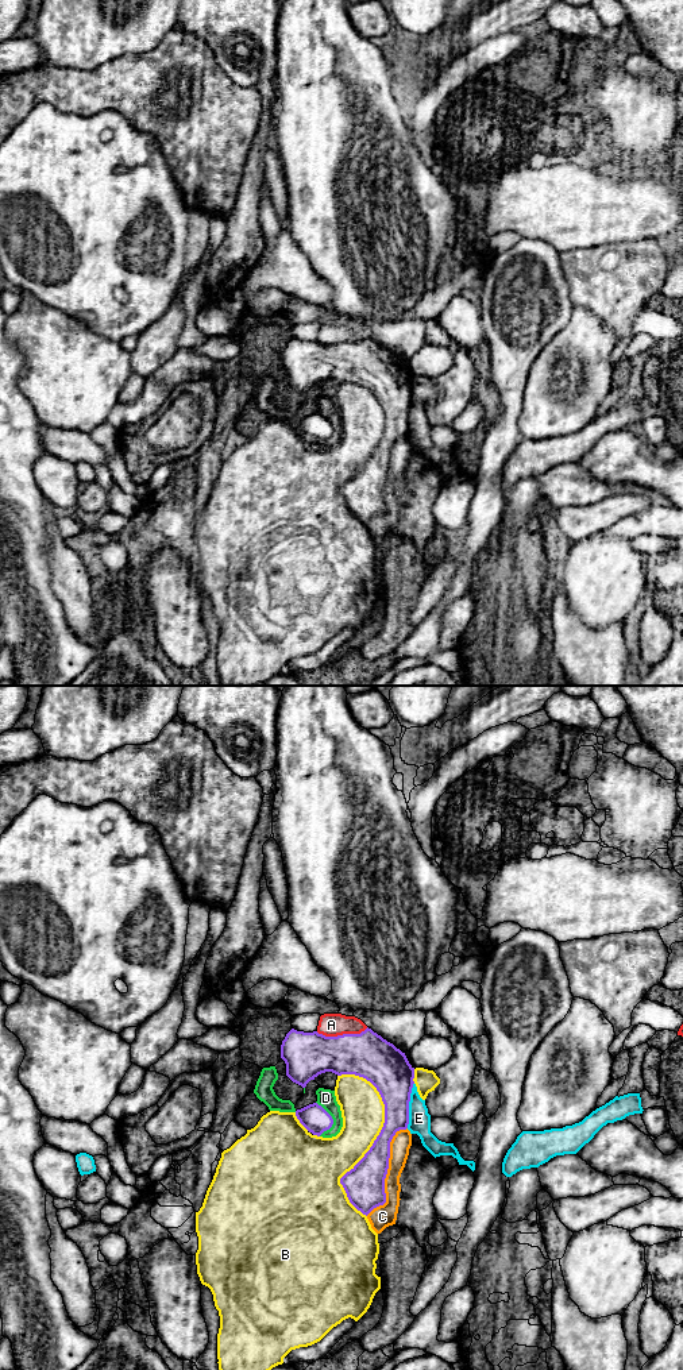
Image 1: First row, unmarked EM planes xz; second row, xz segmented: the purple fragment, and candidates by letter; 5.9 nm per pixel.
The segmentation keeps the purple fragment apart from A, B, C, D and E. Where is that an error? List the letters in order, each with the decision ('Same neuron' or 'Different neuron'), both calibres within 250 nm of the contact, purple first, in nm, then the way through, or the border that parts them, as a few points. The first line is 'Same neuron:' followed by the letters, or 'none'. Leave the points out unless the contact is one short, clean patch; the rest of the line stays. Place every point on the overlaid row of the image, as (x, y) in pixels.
Same neuron: none
A: Different neuron. Thickness 280 nm (purple) against 140 nm
B: Different neuron. Thickness 200 nm (purple) against 260 nm
C: Different neuron. Thickness 240 nm (purple) against 120 nm
D: Different neuron. Thickness 160 nm (purple) against 110 nm
E: Different neuron. Thickness 260 nm (purple) against 130 nm

